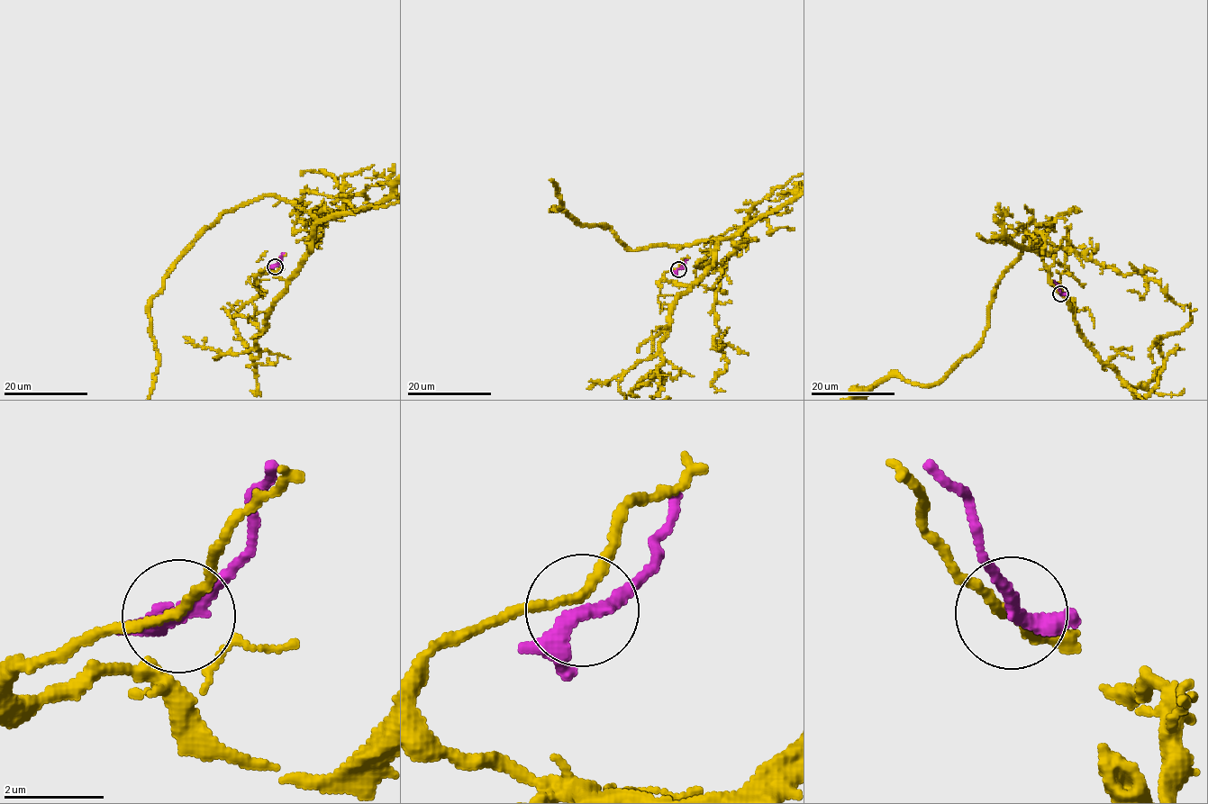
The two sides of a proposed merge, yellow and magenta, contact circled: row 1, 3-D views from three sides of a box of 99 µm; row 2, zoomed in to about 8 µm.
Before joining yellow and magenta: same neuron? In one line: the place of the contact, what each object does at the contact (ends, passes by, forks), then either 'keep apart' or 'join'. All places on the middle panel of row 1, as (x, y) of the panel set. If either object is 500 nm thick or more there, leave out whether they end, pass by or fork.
(678, 269) | yellow passes by | magenta forks | keep apart

